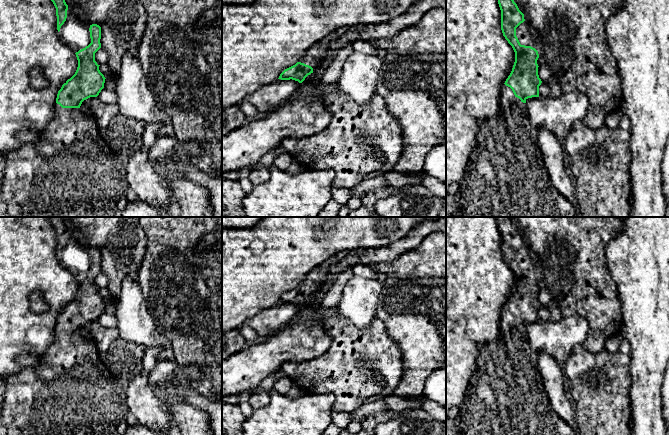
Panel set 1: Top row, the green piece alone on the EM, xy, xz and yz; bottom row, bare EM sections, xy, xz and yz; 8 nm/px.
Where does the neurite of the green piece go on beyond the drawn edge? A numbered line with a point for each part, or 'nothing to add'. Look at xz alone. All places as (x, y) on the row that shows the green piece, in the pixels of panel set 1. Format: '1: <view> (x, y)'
1: xz (315, 57)

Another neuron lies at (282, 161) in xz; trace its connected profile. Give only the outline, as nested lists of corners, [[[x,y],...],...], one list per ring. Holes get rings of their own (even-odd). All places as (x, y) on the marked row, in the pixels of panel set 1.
[[[284,152],[282,154],[278,154],[274,159],[274,165],[281,171],[286,172],[287,168],[290,166],[293,158],[290,154]]]

